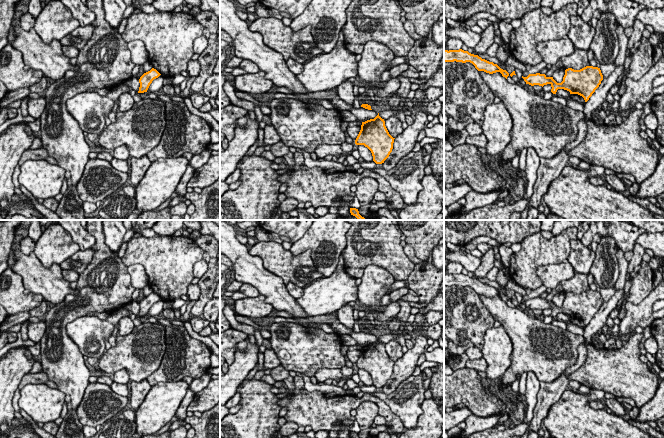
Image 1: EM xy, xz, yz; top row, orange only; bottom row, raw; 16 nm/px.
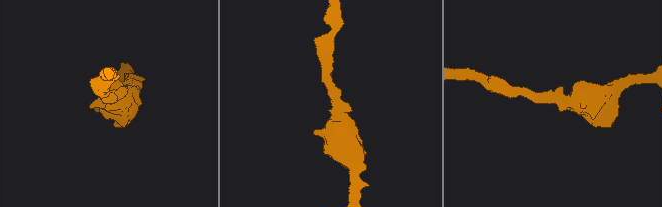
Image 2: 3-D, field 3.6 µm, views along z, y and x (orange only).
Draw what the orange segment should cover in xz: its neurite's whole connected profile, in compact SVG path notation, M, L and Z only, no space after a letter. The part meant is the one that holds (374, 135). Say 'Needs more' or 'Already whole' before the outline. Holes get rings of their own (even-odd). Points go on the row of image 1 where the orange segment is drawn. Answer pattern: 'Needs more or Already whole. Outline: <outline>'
Already whole. Outline: M378 113L374 119L362 122L355 144L367 147L372 153L373 161L382 164L392 152L394 139Z

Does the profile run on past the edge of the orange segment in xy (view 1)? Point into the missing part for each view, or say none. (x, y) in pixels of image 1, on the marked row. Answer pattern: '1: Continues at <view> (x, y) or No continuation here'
1: No continuation here

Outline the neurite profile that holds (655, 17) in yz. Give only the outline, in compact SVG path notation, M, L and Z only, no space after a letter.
M646 8L641 10L635 17L644 25L651 25L655 32L664 34L664 8L650 9Z

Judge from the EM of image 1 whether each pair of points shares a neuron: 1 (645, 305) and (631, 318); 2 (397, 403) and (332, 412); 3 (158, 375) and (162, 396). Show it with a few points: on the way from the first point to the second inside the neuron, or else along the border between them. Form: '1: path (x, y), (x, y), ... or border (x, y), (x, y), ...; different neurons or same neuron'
1: path (642, 308), (634, 316); same neuron
2: border (369, 394), (381, 398), (402, 423); different neurons
3: border (181, 379), (158, 382), (152, 386); different neurons

